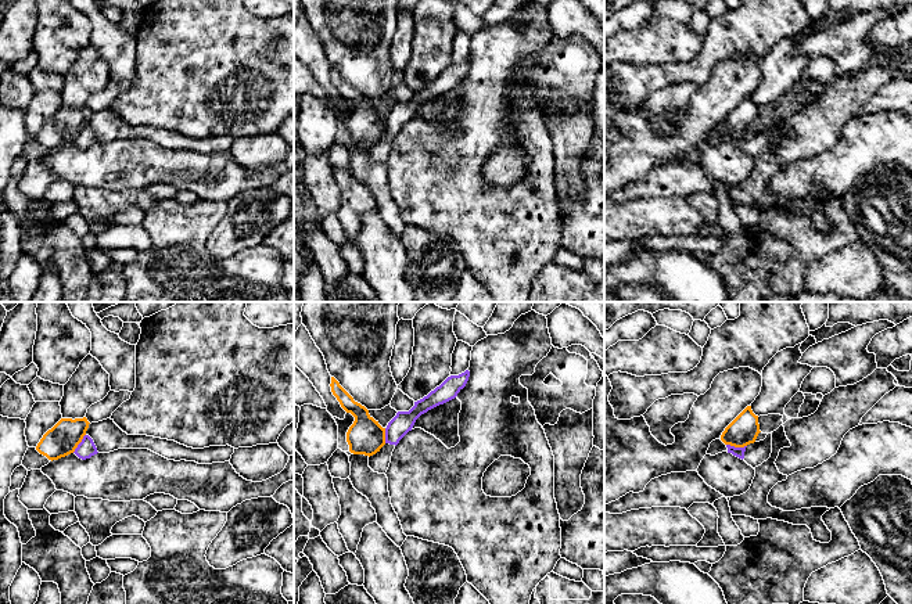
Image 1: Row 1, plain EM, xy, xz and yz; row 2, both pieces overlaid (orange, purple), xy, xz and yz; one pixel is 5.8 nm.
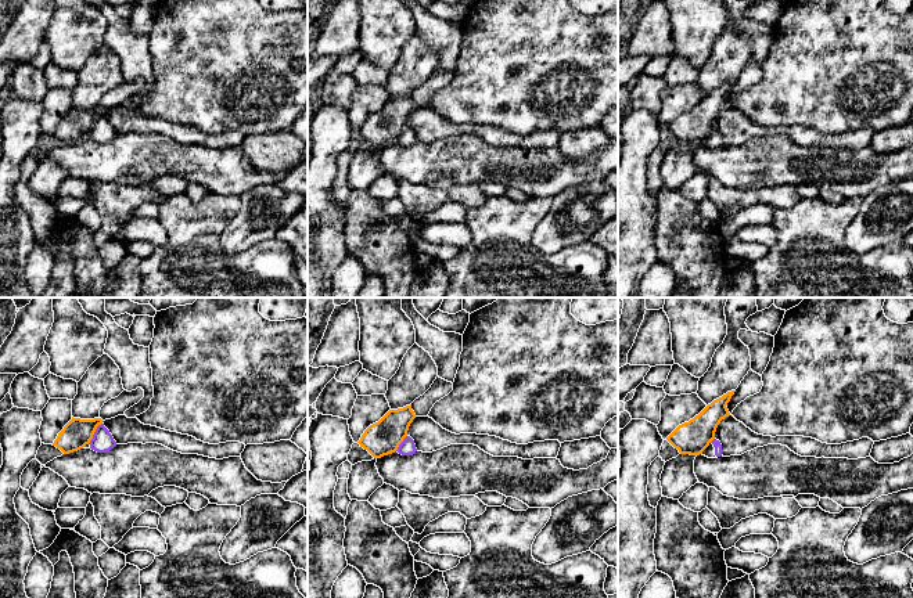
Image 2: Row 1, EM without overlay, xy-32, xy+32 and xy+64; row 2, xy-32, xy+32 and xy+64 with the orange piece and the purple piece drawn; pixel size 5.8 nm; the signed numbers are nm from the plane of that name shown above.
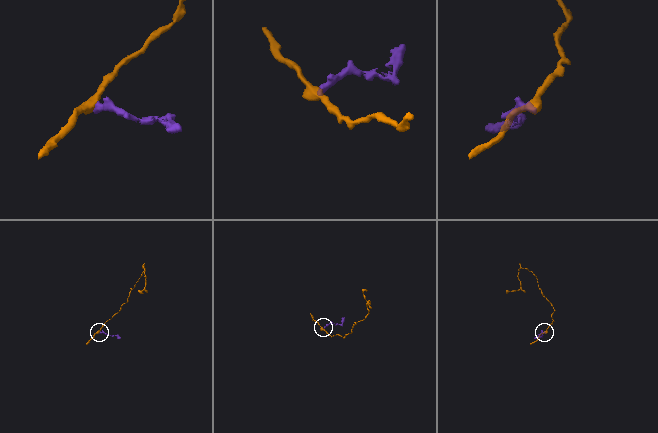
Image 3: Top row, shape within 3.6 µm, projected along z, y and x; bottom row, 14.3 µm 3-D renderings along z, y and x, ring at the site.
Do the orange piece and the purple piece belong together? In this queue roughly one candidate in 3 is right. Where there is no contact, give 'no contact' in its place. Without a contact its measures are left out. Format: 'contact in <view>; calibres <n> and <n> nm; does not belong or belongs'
contact in yz; calibres 170 and 60 nm; does not belong

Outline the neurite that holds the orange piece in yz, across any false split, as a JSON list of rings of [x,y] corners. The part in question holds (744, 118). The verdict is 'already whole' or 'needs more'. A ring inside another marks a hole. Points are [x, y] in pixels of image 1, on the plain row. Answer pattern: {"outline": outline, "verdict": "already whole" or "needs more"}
{"outline": [[[747,96],[722,122],[721,130],[725,134],[744,137],[754,133],[760,123],[758,105]]], "verdict": "already whole"}

